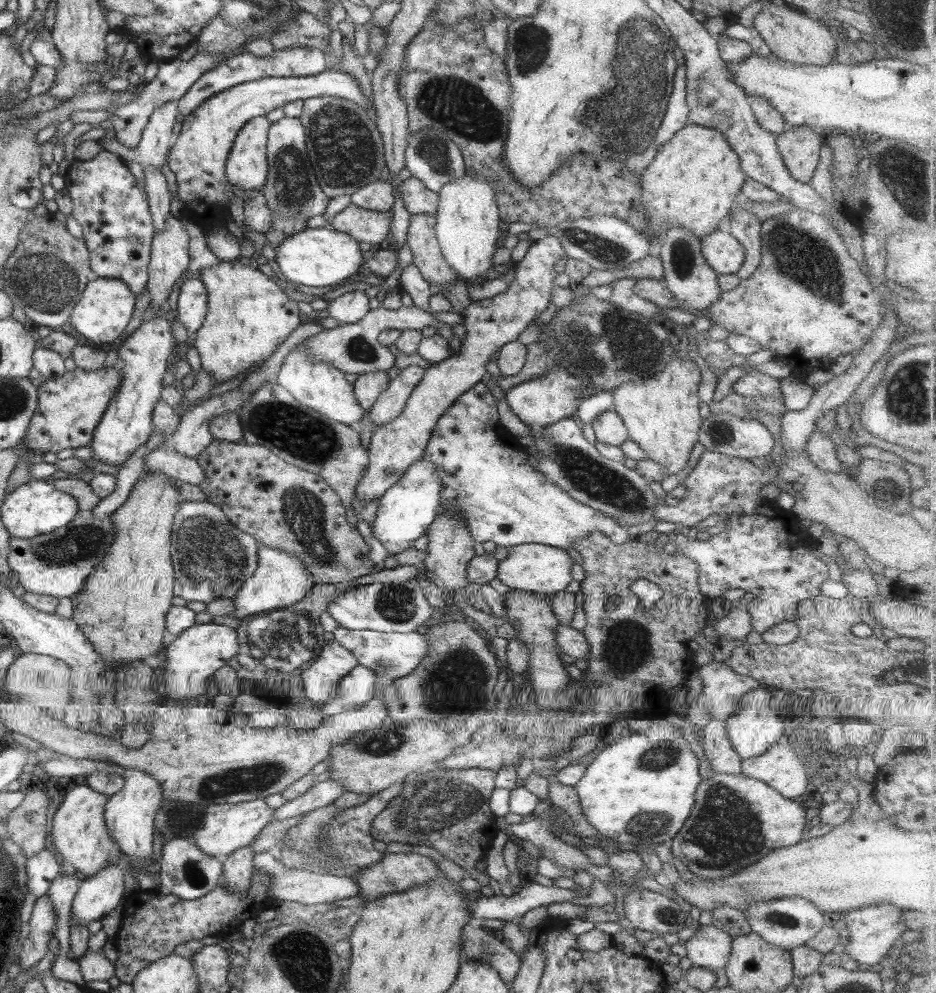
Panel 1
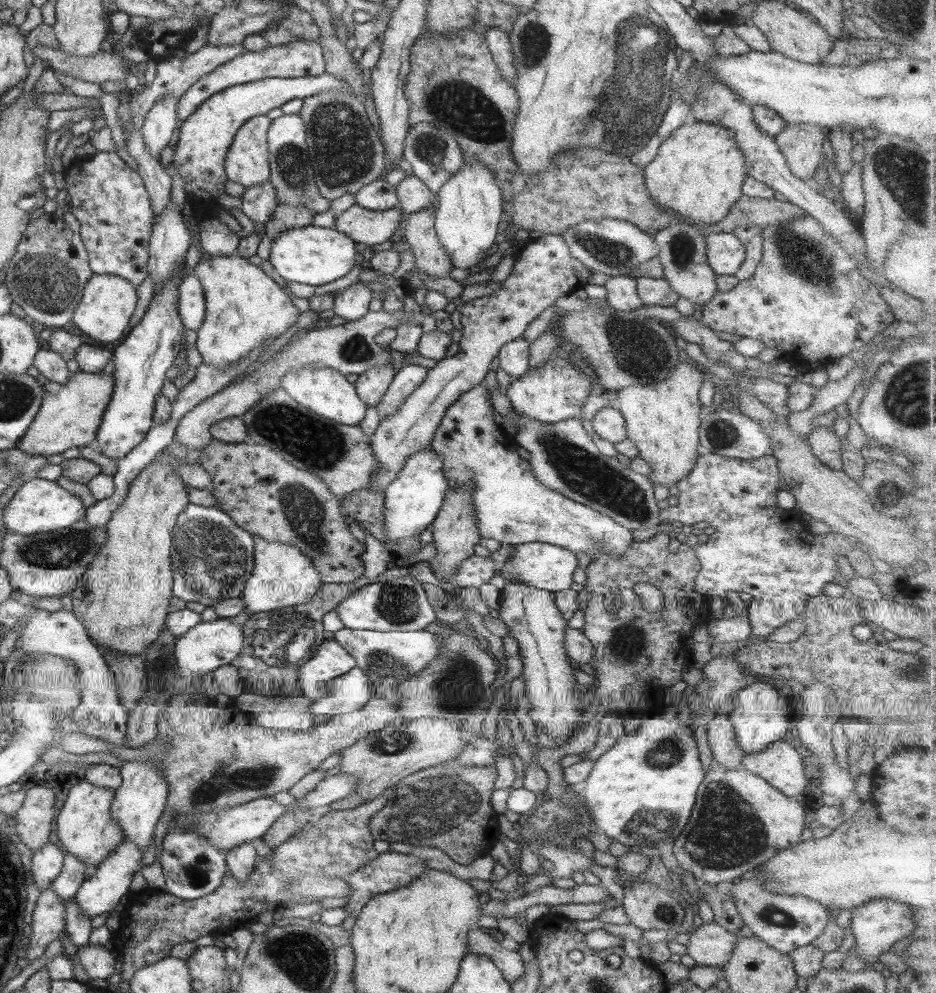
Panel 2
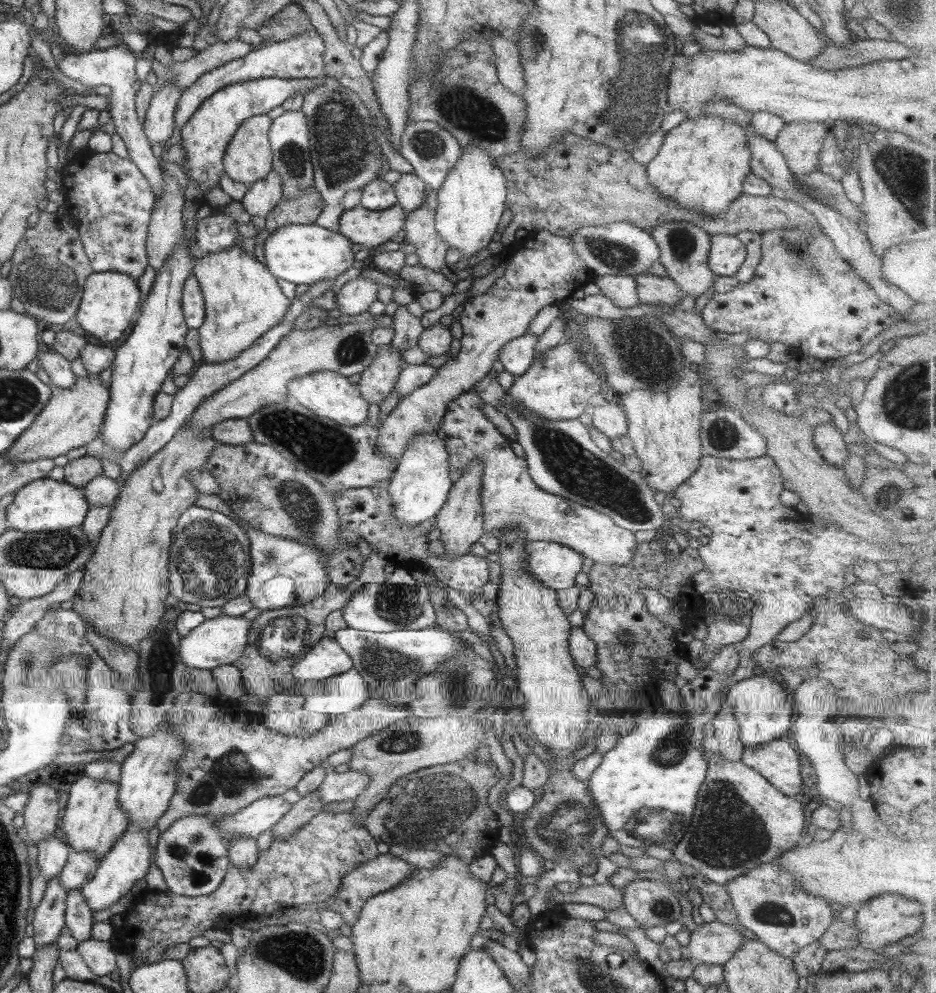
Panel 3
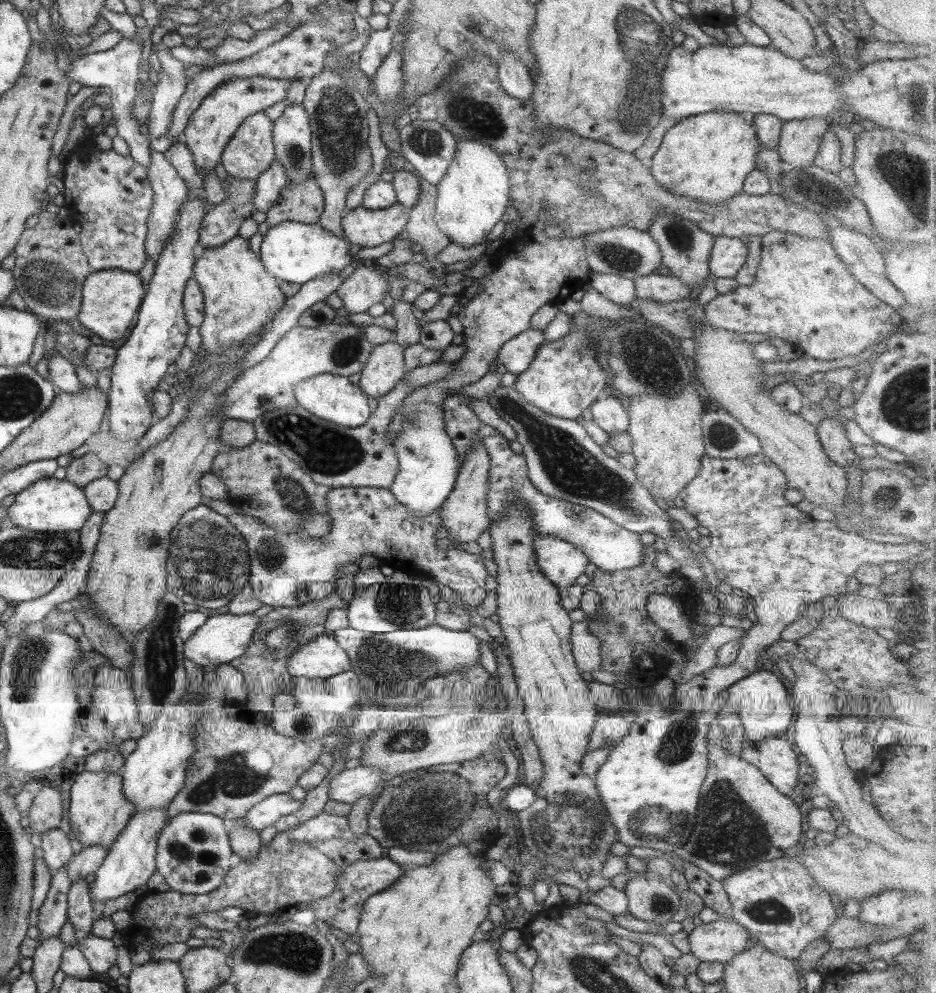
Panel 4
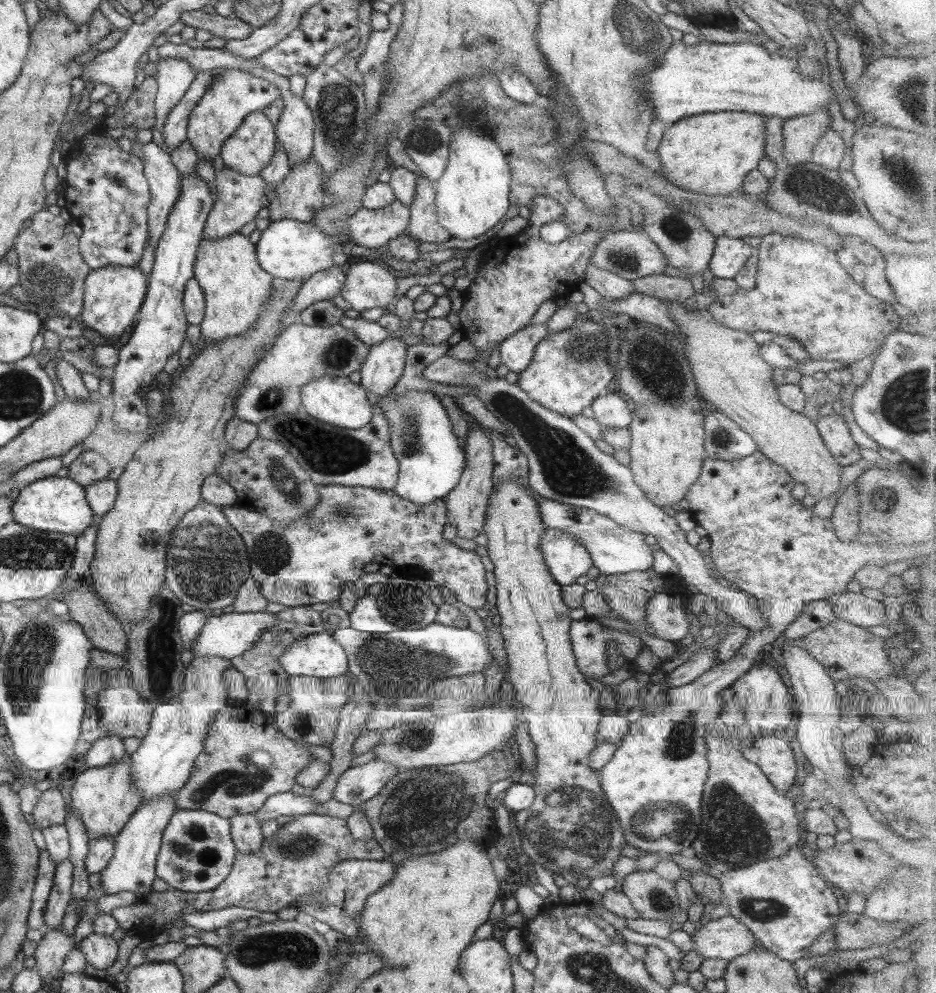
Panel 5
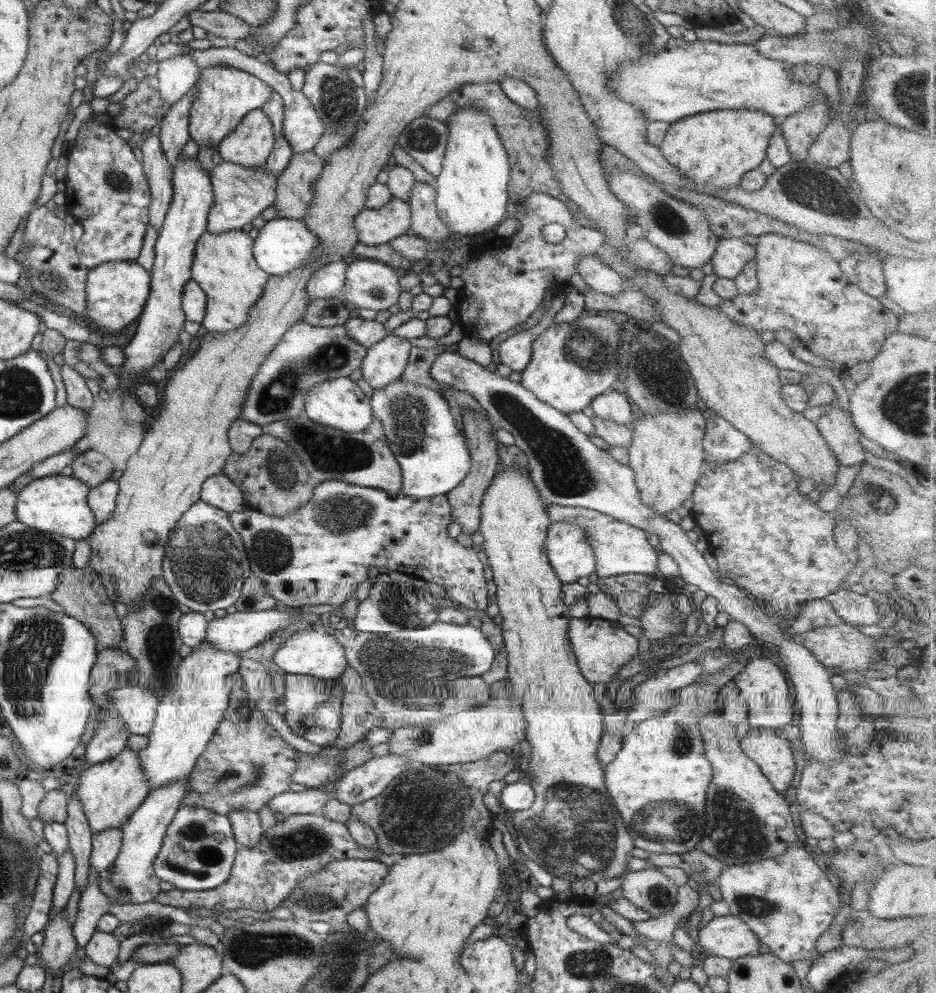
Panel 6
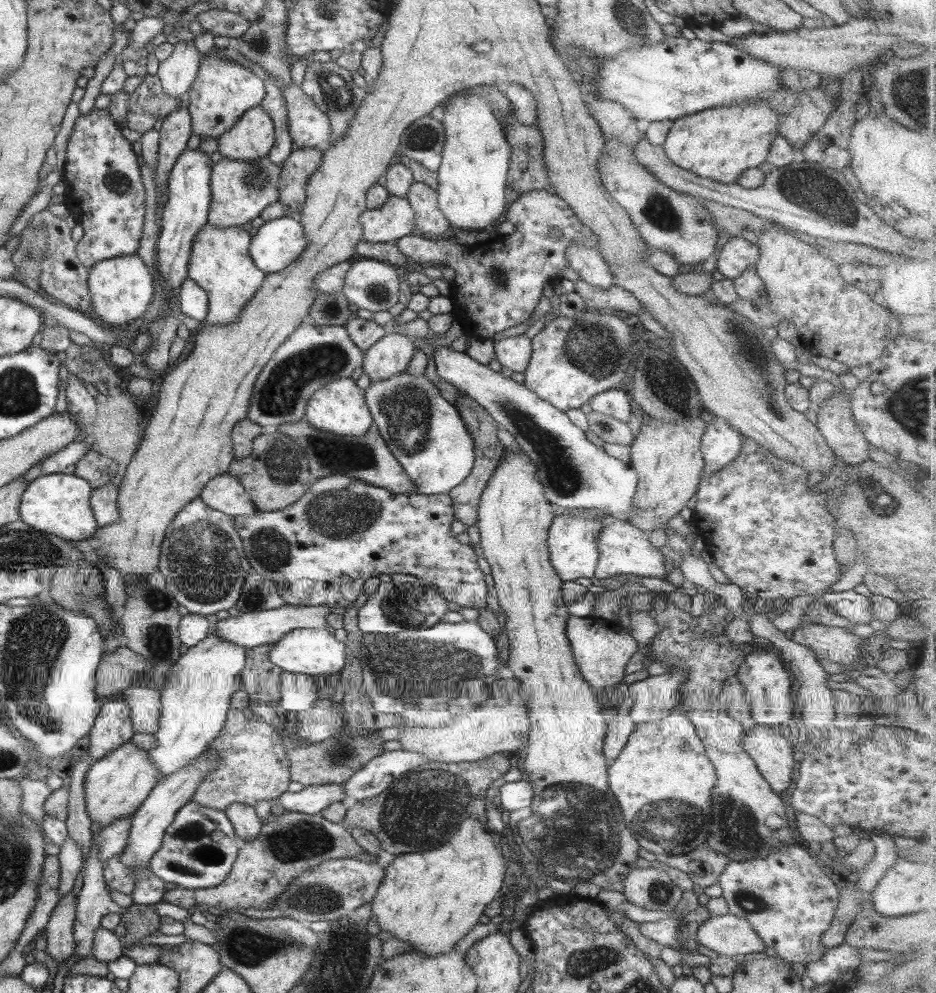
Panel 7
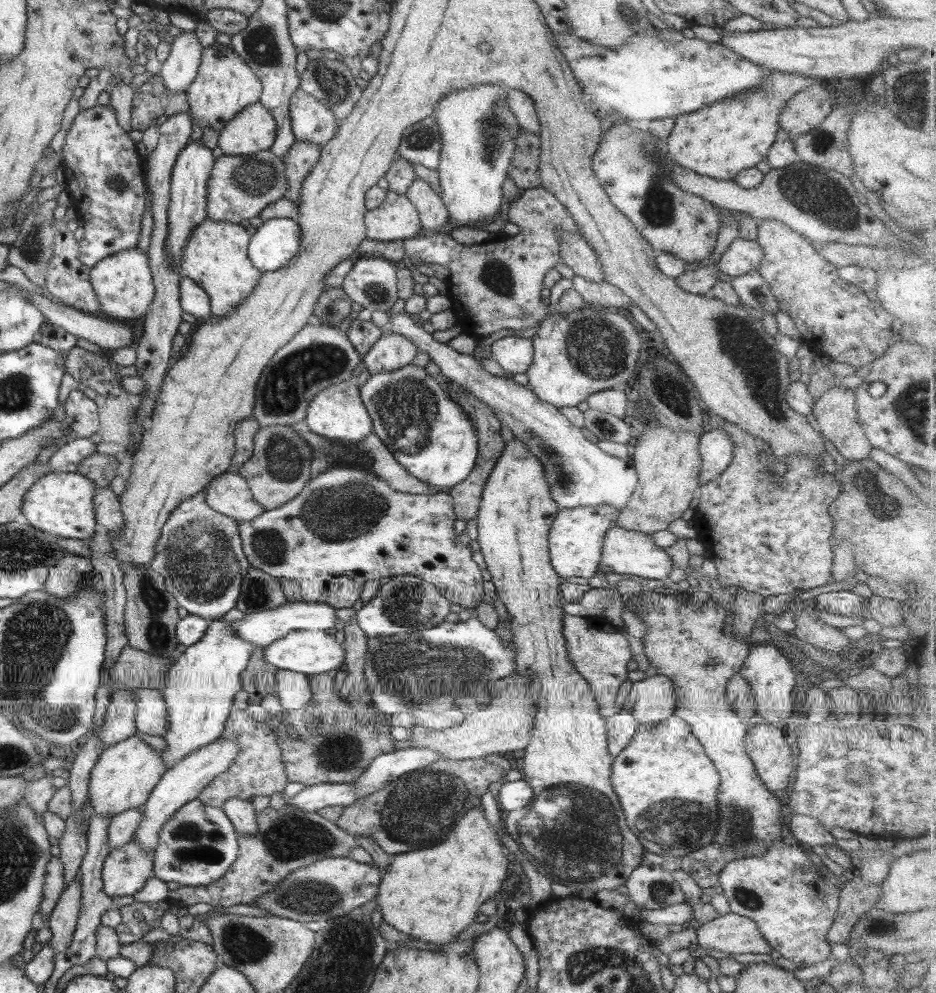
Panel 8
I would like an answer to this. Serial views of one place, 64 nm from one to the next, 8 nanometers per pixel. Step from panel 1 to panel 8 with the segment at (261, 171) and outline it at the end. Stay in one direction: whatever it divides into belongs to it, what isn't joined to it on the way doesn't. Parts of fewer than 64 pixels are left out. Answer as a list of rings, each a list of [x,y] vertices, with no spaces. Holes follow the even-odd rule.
[[[257,101],[245,106],[241,112],[233,114],[233,118],[222,126],[219,130],[217,147],[223,151],[223,155],[249,156],[249,154],[256,154],[259,150],[268,150],[273,145],[275,136],[273,116],[269,114],[269,110],[261,106],[260,101]]]

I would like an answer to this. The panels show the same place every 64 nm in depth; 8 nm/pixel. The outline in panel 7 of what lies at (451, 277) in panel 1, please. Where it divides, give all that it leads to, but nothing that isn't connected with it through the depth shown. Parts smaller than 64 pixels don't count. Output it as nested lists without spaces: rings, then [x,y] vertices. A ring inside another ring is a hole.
[[[414,181],[409,186],[406,200],[413,210],[415,228],[421,232],[421,236],[442,238],[449,224],[438,210],[436,192],[429,186]]]

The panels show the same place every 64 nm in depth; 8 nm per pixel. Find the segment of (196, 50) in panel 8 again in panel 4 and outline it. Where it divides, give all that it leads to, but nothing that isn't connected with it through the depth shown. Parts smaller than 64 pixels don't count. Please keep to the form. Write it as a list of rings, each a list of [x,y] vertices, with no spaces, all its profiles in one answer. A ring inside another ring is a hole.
[[[163,46],[156,48],[156,53],[161,70],[158,73],[147,122],[147,132],[151,139],[167,138],[171,114],[189,82],[185,78],[185,65],[182,62],[175,60]]]

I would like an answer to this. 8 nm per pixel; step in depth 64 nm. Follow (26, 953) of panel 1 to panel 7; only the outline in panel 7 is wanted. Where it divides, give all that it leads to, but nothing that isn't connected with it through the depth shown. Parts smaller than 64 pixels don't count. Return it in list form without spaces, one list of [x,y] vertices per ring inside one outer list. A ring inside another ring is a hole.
[[[67,836],[63,844],[59,847],[59,853],[56,856],[59,862],[59,894],[58,898],[62,900],[67,892],[72,890],[73,882],[77,878],[77,872],[82,867],[81,851],[75,842]]]

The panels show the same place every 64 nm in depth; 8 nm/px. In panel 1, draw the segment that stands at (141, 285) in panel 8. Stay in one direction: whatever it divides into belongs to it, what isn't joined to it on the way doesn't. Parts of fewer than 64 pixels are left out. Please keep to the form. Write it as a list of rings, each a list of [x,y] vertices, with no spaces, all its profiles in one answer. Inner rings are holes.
[[[97,277],[87,282],[81,298],[71,309],[68,322],[85,340],[93,344],[109,344],[121,336],[121,332],[133,314],[134,303],[135,295],[124,283],[113,277]]]

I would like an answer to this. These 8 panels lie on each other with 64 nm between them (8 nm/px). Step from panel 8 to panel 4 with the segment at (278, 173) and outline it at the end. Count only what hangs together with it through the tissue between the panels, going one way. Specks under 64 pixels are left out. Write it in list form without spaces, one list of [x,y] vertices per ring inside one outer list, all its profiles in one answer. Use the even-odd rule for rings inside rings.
[[[227,175],[226,186],[221,184],[227,199],[213,206],[201,220],[199,225],[199,242],[202,248],[221,246],[230,238],[237,236],[241,223],[253,214],[250,201],[255,193],[255,180],[232,178]]]

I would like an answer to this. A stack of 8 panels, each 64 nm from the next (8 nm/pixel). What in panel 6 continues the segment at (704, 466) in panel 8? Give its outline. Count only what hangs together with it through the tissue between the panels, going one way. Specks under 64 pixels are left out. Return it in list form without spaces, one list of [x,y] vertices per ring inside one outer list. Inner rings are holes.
[[[706,414],[706,424],[702,440],[705,461],[711,464],[737,460],[747,450],[752,450],[752,442],[729,425],[723,417]]]

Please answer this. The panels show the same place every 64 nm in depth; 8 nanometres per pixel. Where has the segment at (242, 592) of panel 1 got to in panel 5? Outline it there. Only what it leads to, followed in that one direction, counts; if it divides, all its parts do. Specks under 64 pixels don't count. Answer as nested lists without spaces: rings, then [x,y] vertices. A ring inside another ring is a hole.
[[[325,484],[318,487],[319,498],[313,510],[303,518],[295,518],[293,522],[281,525],[263,514],[257,514],[249,508],[229,506],[221,507],[220,512],[227,522],[242,538],[250,562],[250,577],[257,582],[261,596],[267,602],[275,602],[289,608],[311,605],[316,602],[335,602],[339,600],[341,585],[354,584],[363,575],[362,567],[368,562],[389,566],[395,573],[426,579],[434,585],[443,585],[453,592],[455,600],[469,608],[484,606],[485,570],[474,551],[461,549],[445,540],[441,530],[447,524],[447,508],[444,500],[437,500],[415,506],[399,498],[392,490],[379,490],[359,486],[341,486],[341,484]]]

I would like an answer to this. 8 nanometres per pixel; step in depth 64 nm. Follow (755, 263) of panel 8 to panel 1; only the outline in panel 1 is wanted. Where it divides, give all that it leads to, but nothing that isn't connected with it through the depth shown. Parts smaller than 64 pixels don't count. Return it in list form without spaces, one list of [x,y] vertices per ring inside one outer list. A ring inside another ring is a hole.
[[[715,230],[700,239],[701,254],[716,275],[736,274],[744,248],[731,234]]]

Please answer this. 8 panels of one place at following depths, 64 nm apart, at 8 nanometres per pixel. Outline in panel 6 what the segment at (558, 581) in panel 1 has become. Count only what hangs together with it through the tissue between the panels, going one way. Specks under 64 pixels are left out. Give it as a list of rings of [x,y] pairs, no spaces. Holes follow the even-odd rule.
[[[550,522],[546,530],[545,554],[547,554],[548,562],[555,576],[562,584],[575,582],[581,576],[588,577],[594,571],[595,554],[593,554],[593,548],[585,540],[585,532],[575,524]]]

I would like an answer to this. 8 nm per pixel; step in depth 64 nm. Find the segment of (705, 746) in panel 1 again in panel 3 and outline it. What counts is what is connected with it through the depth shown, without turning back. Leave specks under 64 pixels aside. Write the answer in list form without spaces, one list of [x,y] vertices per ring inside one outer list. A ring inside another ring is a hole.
[[[722,704],[711,719],[713,737],[718,742],[717,755],[729,763],[737,763],[741,759],[743,744],[739,738],[740,729],[733,716],[731,704]]]

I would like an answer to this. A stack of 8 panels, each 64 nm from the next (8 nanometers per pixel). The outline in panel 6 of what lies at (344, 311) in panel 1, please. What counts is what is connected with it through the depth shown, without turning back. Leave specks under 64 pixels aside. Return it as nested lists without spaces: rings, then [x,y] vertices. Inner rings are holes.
[[[359,260],[347,265],[344,288],[340,296],[355,308],[385,310],[398,303],[401,288],[395,272],[386,264]]]

